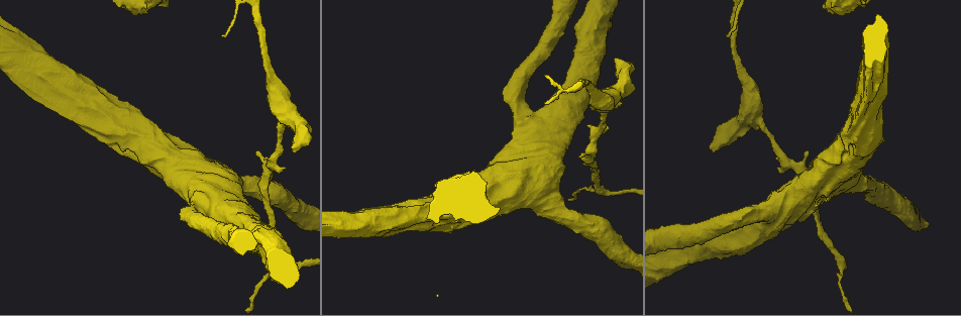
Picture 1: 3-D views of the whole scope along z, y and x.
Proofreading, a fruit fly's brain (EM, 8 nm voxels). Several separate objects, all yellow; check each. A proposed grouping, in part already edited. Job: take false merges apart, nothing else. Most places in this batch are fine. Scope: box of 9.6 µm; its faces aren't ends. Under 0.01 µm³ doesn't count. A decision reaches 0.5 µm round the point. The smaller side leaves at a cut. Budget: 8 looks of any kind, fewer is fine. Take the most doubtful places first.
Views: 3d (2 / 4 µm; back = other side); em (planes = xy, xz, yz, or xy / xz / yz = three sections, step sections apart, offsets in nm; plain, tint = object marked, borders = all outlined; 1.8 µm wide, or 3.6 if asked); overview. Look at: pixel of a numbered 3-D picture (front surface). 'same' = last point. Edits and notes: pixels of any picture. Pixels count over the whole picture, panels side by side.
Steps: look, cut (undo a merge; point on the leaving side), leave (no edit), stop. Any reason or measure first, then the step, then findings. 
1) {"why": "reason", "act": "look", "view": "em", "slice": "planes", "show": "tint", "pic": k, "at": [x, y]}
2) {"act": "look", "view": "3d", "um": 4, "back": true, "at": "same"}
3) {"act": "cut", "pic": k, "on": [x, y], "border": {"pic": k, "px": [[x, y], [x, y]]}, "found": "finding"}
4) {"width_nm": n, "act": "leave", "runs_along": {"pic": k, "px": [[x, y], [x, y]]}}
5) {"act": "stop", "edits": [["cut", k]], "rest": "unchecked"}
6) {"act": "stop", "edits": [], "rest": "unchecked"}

{"why": "calibre changes", "act": "look", "view": "em", "slice": "planes", "show": "tint", "pic": 1, "at": [352, 224]}

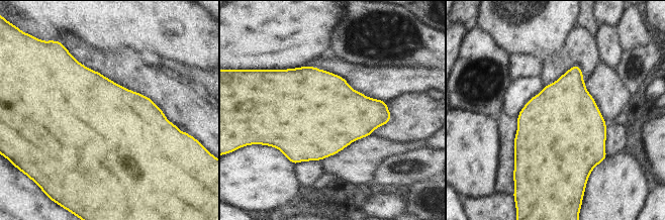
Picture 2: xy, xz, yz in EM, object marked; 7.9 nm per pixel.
{"act": "leave", "found": "one neuron here"}

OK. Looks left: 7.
{"why": "closes a loop", "act": "look", "view": "3d", "um": 4, "pic": 1, "at": [518, 156]}

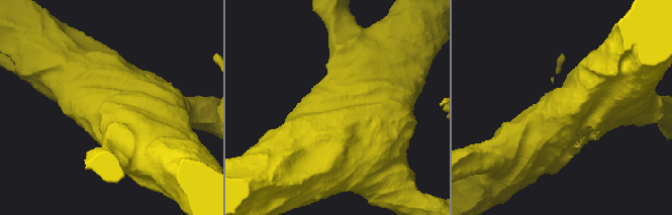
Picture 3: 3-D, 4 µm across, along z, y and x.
{"act": "look", "view": "em", "um": 3.6, "slice": "yz", "step": 8, "show": "tint", "pic": 3, "at": [338, 105]}

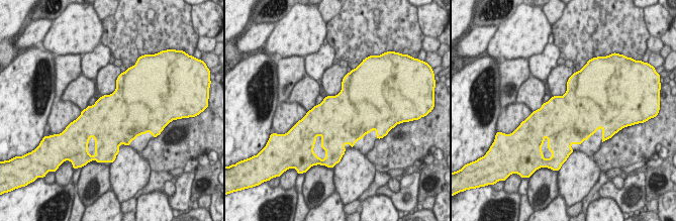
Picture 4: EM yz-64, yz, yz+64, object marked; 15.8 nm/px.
{"act": "look", "view": "em", "um": 3.6, "slice": "planes", "show": "borders", "at": "same"}

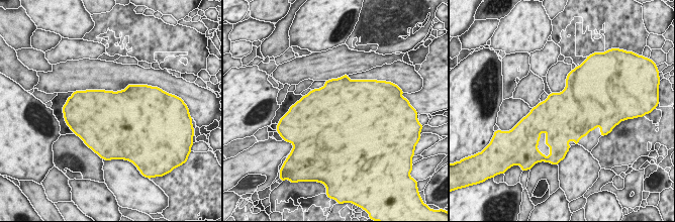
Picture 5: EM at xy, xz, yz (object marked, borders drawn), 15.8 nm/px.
{"act": "leave", "found": "all the same neuron"}

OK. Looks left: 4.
{"why": "arms part here", "act": "look", "view": "em", "slice": "xz", "step": 4, "show": "tint", "pic": 1, "at": [601, 190]}

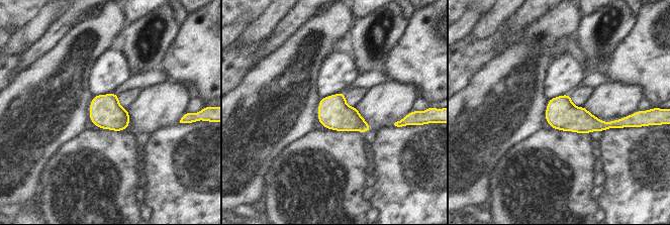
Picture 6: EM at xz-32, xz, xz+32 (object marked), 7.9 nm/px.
{"width_nm": 240, "act": "leave", "found": "continuous, no second neuron"}

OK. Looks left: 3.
{"act": "stop", "edits": [], "rest": "unchecked"}

